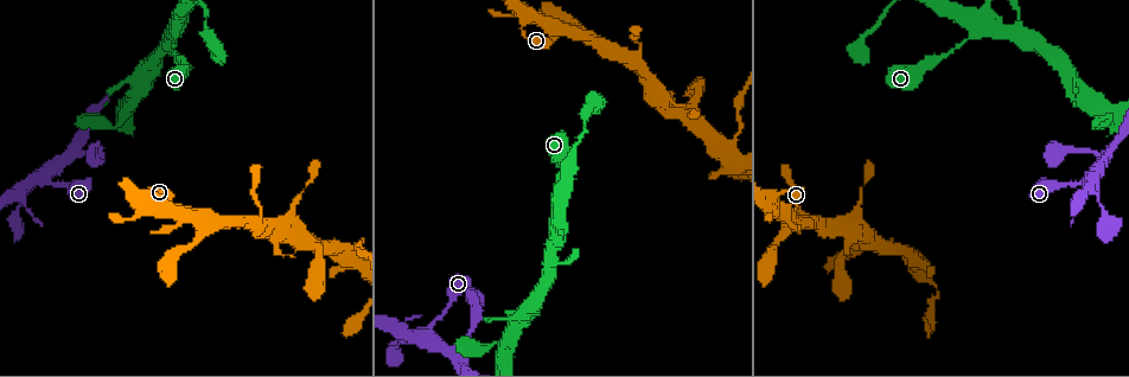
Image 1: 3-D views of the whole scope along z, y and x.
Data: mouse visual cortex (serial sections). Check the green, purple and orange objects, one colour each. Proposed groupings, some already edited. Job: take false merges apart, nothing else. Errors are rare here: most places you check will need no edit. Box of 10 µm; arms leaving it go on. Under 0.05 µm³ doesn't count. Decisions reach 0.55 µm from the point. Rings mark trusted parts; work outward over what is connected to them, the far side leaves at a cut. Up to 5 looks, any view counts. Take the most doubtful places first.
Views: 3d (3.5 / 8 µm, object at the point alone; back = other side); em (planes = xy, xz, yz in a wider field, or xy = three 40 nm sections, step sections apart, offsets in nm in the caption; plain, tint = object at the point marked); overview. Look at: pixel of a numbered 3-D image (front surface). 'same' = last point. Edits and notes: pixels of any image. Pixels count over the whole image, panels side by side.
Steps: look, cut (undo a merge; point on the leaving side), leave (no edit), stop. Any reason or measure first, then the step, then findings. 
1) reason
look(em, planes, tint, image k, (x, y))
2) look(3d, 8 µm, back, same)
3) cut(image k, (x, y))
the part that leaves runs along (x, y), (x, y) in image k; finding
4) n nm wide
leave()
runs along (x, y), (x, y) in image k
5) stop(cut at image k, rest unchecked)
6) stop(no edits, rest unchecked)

sharp bend
look(em, xy, step 3, tint, image 1, (1099, 204))

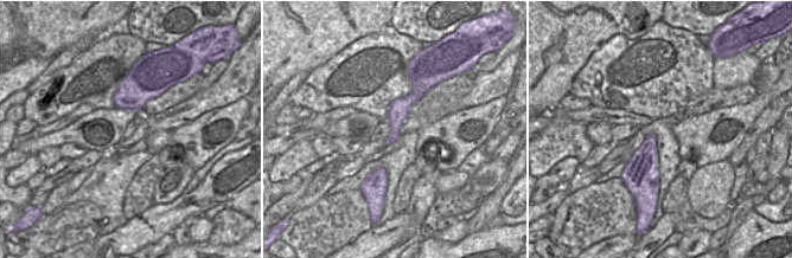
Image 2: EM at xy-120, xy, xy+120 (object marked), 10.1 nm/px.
wider look
look(3d, 3.5 µm, same)

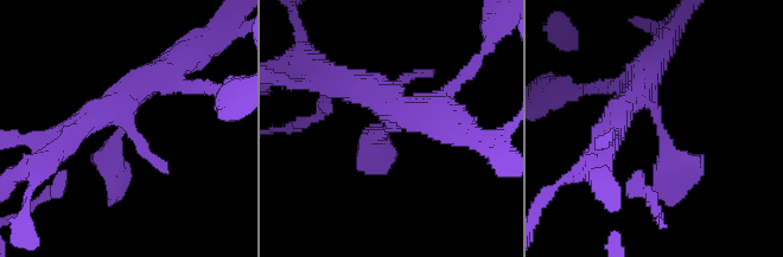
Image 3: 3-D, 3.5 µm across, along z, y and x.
leave()
runs along (421, 89), (397, 113), (389, 140) in image 2; continuous, no second cell

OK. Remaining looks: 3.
four-way junction
look(3d, 3.5 µm, image 1, (178, 30))

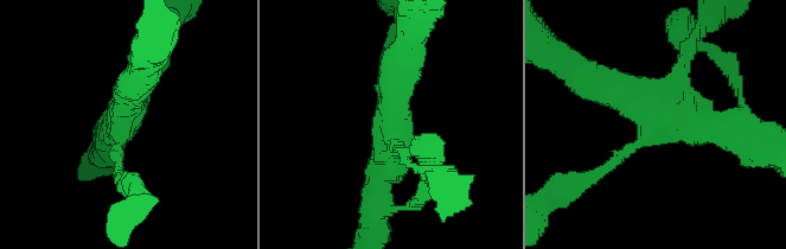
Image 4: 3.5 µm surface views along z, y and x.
4 arms; arms of 150, 250, 400, 450 nm
look(em, xy, step 1, tint, image 4, (123, 128))

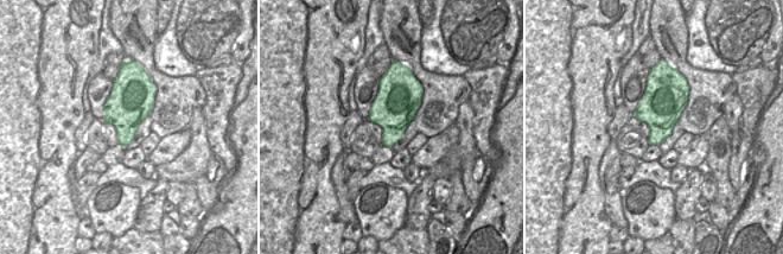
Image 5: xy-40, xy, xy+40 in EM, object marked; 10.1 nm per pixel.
cut it another way
look(em, planes, tint, same)

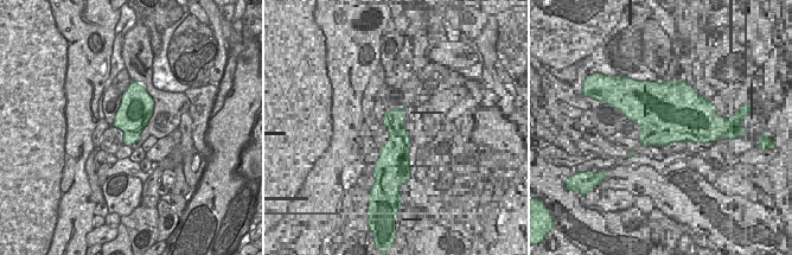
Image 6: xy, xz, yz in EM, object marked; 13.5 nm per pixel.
440 nm wide
leave()
runs along (595, 173), (663, 115), (723, 129) in image 4; one cell here

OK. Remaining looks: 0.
stop(no edits, rest unchecked)

